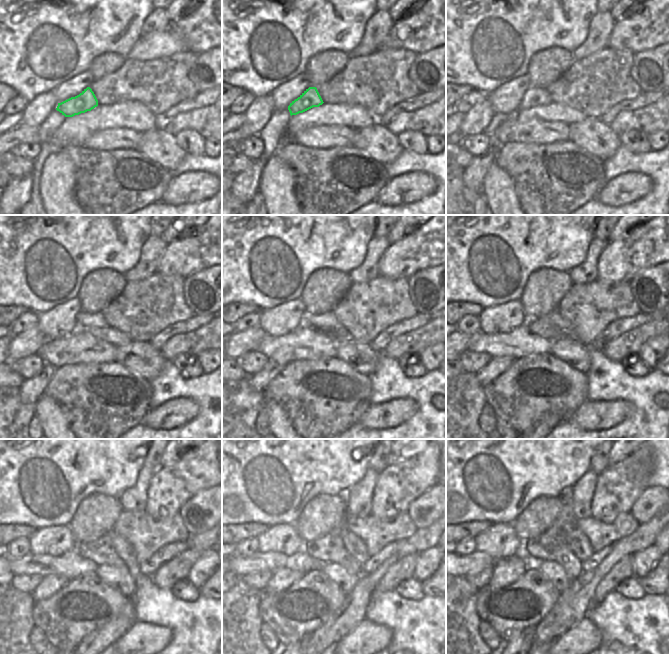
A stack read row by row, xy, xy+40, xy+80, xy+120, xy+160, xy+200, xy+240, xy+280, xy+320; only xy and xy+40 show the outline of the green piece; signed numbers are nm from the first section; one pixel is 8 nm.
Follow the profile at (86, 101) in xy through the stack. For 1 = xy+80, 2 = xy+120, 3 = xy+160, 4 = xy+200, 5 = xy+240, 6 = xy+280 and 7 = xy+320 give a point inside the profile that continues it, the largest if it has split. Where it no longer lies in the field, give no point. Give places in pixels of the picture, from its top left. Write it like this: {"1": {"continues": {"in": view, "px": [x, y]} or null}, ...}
{"1": {"continues": {"in": "xy+80", "px": [535, 97]}}, "2": {"continues": {"in": "xy+120", "px": [86, 321]}}, "3": {"continues": {"in": "xy+160", "px": [327, 321]}}, "4": {"continues": {"in": "xy+200", "px": [554, 317]}}, "5": {"continues": {"in": "xy+240", "px": [124, 550]}}, "6": {"continues": {"in": "xy+280", "px": [354, 545]}}, "7": {"continues": {"in": "xy+320", "px": [580, 545]}}}

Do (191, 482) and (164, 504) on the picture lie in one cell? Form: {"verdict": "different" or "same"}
{"verdict": "same"}

